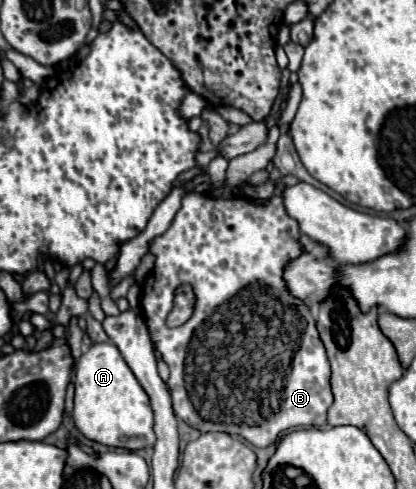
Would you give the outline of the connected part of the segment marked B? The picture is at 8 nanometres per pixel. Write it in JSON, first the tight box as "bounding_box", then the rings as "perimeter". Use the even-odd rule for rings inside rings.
{"bounding_box":[140,192,334,448],"perimeter":[[[186,192],[168,232],[150,242],[148,252],[154,256],[154,268],[146,288],[142,288],[140,308],[152,344],[170,368],[168,388],[174,412],[188,426],[200,432],[236,434],[252,446],[266,448],[288,430],[320,428],[326,424],[326,412],[334,402],[330,362],[310,306],[298,300],[284,280],[286,266],[306,252],[300,236],[298,222],[288,216],[282,196],[272,196],[266,204],[254,204],[244,196],[212,198],[206,192]],[[184,282],[196,290],[194,328],[168,328],[164,322],[172,308],[174,286]],[[298,348],[300,364],[292,364],[296,362]],[[256,360],[264,366],[262,370],[254,370]]]}

